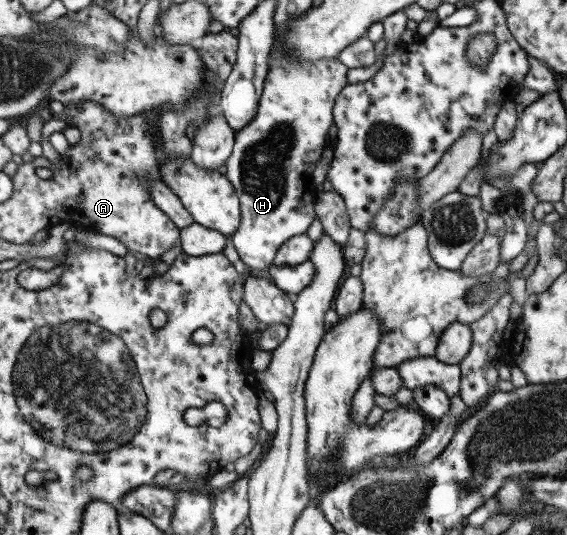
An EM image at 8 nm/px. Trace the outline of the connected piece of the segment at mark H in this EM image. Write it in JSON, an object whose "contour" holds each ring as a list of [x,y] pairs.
{"contour":[[[271,56],[268,61],[270,62],[268,63],[268,70],[262,83],[262,92],[255,115],[253,116],[253,119],[249,120],[249,123],[246,123],[241,129],[236,131],[231,153],[224,163],[224,177],[233,187],[237,202],[239,202],[239,218],[241,218],[239,219],[239,227],[237,227],[237,231],[231,234],[231,244],[233,245],[233,249],[235,249],[235,253],[237,253],[239,260],[247,267],[247,270],[255,269],[255,271],[263,271],[263,269],[267,269],[269,265],[272,264],[277,249],[279,249],[287,239],[291,239],[297,234],[306,232],[307,229],[309,229],[309,225],[311,225],[311,221],[315,218],[313,207],[317,194],[311,186],[311,171],[313,171],[315,163],[317,163],[317,159],[319,159],[321,151],[323,151],[323,147],[329,145],[327,131],[329,131],[331,124],[334,124],[332,116],[332,107],[335,103],[334,99],[341,91],[341,88],[348,84],[345,79],[345,72],[348,69],[337,58],[318,59],[317,61],[310,62],[307,60],[296,60],[291,56]]]}

